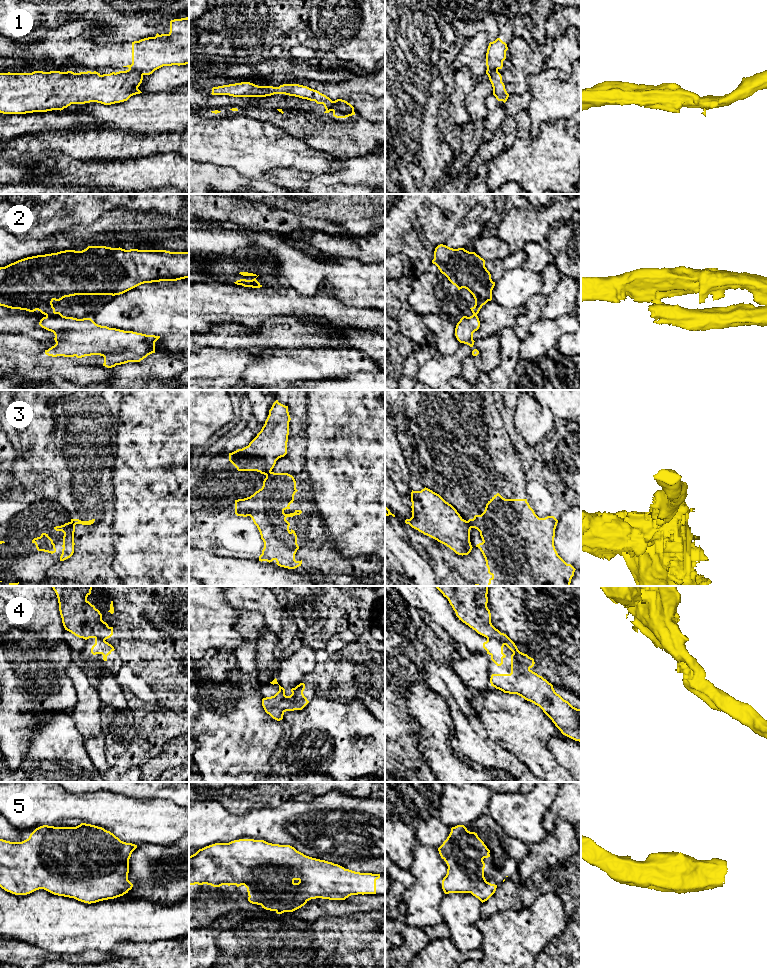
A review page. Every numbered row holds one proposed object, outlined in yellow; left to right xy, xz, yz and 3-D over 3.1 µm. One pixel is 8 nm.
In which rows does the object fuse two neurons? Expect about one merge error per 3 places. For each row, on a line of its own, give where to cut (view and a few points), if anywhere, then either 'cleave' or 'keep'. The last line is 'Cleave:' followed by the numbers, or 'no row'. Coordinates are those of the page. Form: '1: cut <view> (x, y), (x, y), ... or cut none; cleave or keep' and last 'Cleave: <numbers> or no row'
1: cut xy (129, 68), (135, 68), (142, 75); cleave
2: cut xy (54, 311), (46, 315); cleave
3: cut none; keep
4: cut yz (513, 652), (515, 657), (529, 668); cleave
5: cut none; keep
Cleave: 1, 2, 4

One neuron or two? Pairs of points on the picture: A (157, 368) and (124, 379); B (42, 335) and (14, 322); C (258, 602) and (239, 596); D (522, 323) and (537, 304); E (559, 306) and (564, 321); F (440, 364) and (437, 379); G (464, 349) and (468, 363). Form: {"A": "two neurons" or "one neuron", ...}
{"A": "one neuron", "B": "one neuron", "C": "one neuron", "D": "one neuron", "E": "two neurons", "F": "one neuron", "G": "two neurons"}

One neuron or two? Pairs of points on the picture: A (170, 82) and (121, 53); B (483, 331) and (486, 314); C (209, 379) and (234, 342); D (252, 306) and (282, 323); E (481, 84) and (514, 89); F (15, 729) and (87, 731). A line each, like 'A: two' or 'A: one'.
A: two
B: one
C: two
D: two
E: two
F: two

